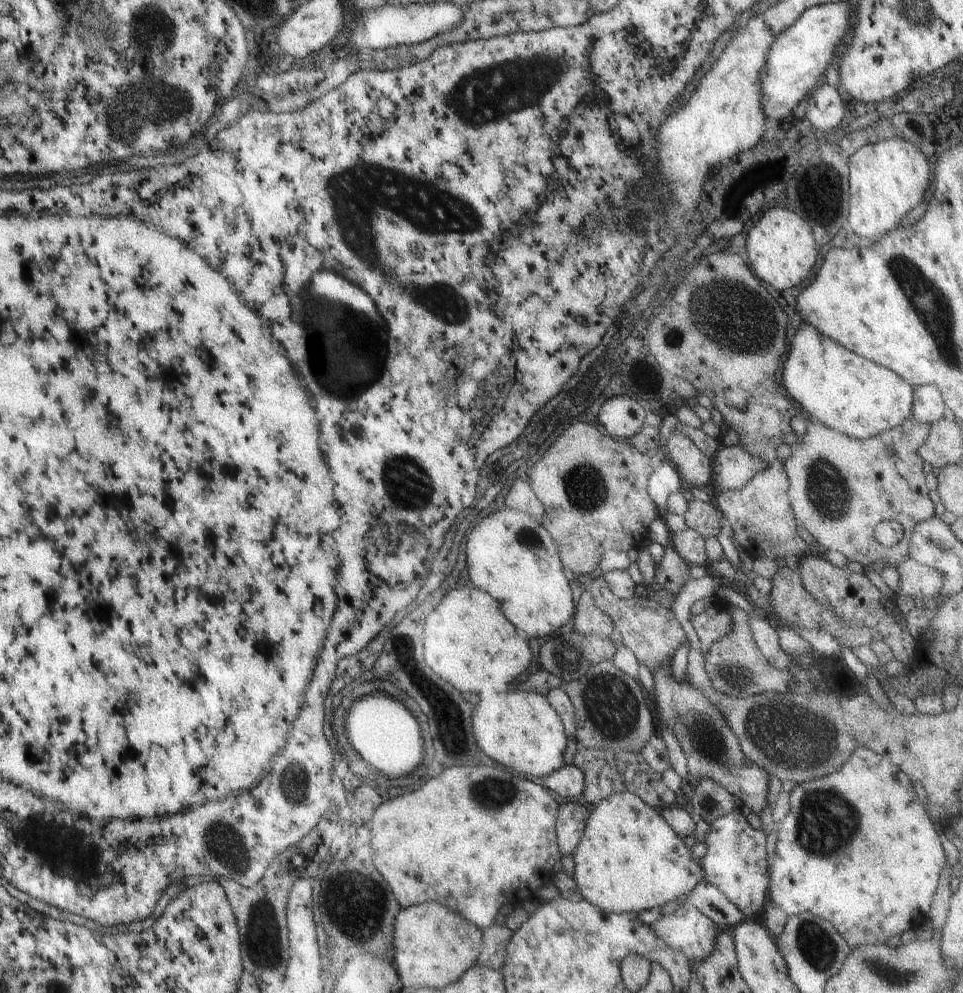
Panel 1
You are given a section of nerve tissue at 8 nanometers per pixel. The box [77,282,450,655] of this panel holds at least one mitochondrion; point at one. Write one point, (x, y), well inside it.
(407, 483)

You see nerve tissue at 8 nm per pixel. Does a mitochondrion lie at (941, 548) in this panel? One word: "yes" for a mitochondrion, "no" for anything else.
yes

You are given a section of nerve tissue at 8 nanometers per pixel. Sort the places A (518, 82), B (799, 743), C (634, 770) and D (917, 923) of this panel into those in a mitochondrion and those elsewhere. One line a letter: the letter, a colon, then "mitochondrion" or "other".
A: mitochondrion
B: mitochondrion
C: other
D: other

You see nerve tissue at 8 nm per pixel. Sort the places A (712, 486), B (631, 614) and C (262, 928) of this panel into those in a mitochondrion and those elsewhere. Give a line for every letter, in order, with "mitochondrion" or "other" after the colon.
A: other
B: other
C: mitochondrion

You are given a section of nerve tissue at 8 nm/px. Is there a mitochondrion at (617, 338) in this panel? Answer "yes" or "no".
no

